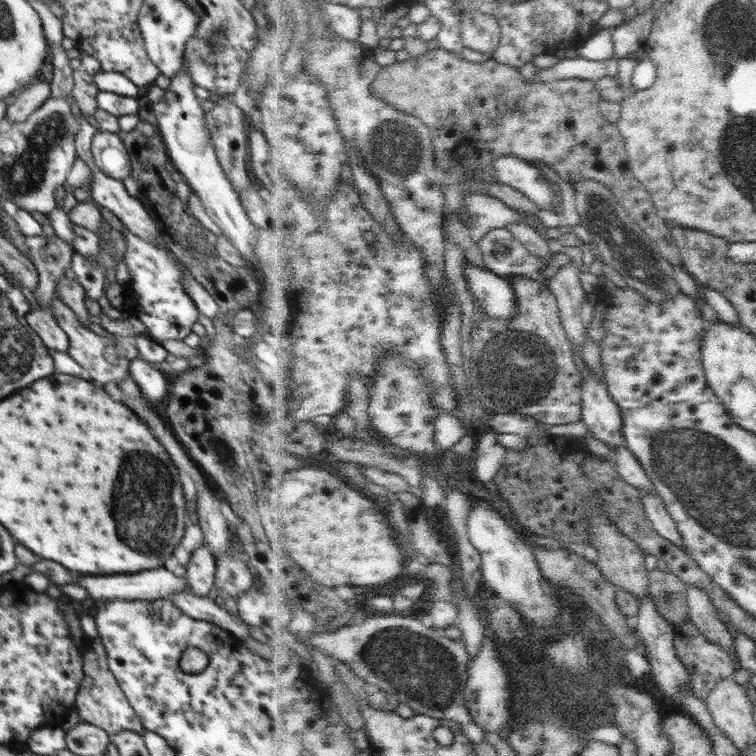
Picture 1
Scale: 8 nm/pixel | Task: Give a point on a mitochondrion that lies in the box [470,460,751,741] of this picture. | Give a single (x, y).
(581, 690)

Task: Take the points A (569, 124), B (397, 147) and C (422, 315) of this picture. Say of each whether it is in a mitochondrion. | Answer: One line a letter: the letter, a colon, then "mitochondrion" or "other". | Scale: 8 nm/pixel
A: other
B: mitochondrion
C: mitochondrion

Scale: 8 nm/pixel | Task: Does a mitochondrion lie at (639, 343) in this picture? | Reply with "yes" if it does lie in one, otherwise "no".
no

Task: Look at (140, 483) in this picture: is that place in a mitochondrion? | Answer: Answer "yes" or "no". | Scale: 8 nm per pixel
yes

